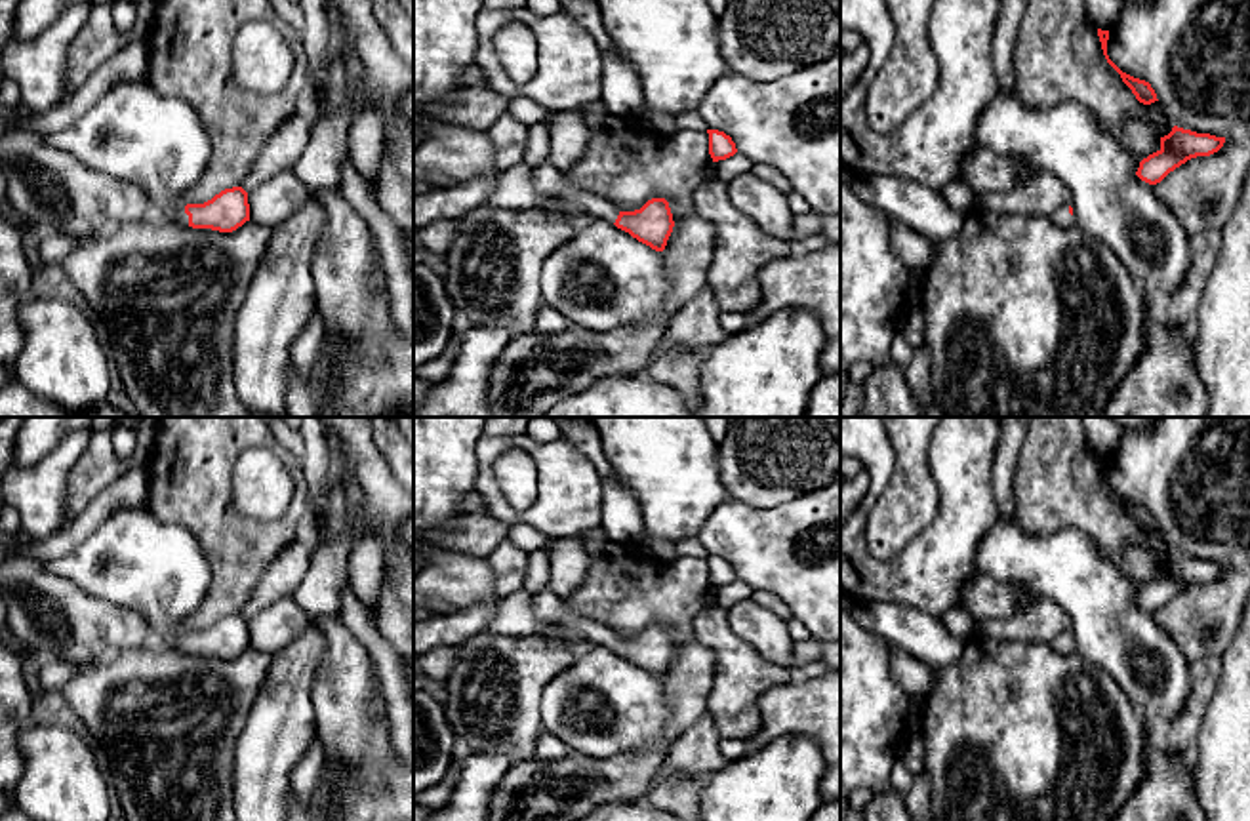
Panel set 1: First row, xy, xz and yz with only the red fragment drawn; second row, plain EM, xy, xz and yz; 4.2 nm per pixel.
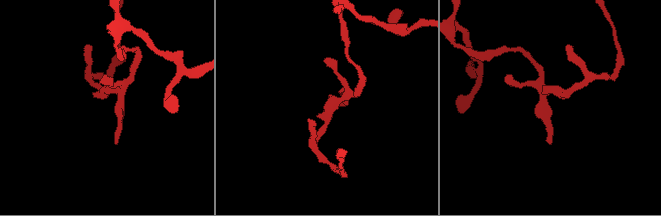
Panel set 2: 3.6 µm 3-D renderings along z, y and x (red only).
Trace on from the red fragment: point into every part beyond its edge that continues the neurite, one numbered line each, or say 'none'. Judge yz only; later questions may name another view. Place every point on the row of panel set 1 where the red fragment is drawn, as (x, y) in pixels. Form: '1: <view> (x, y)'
1: yz (1062, 218)

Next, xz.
1: xz (549, 181)

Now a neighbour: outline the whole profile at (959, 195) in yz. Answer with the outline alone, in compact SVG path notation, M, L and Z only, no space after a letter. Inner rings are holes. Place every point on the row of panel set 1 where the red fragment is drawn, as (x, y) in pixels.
M958 179L945 185L941 196L953 210L960 211L962 215L968 215L972 211L976 190Z

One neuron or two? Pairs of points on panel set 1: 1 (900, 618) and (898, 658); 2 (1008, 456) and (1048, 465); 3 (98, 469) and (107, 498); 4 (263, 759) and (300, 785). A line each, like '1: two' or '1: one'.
1: two
2: two
3: two
4: two

